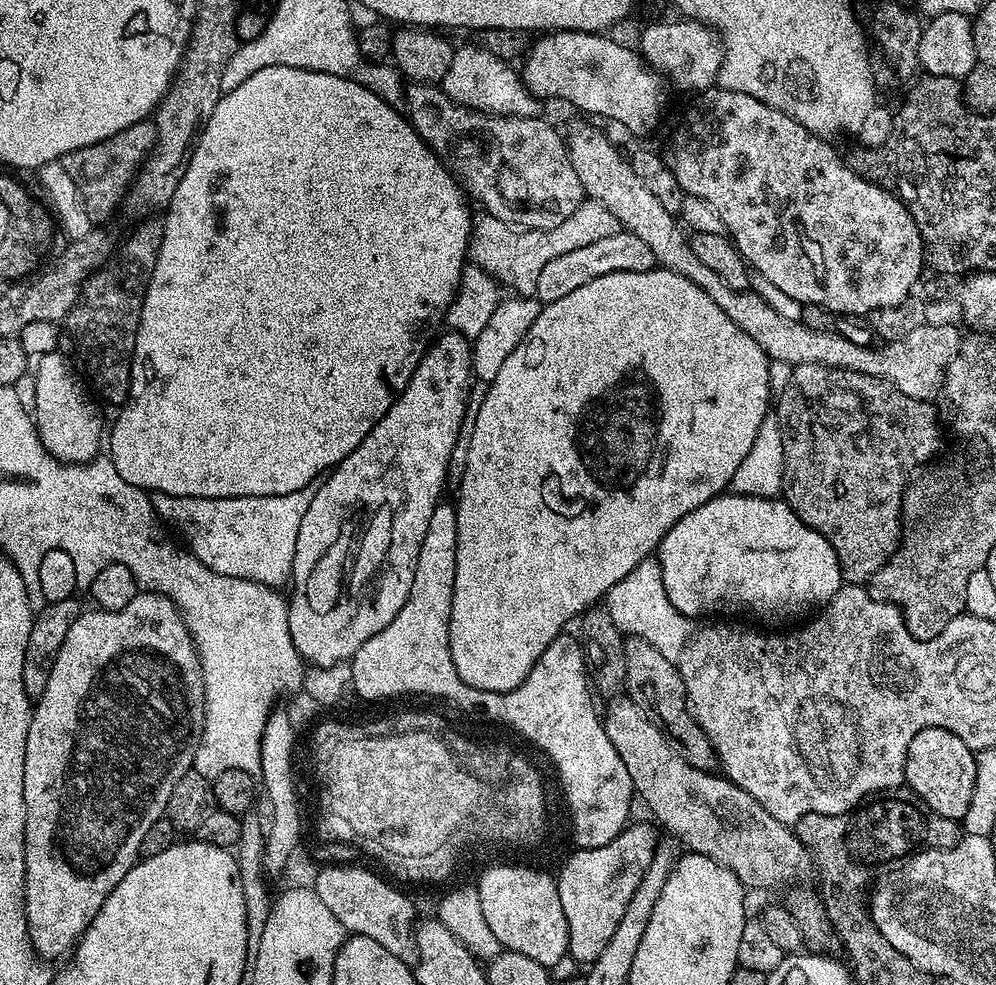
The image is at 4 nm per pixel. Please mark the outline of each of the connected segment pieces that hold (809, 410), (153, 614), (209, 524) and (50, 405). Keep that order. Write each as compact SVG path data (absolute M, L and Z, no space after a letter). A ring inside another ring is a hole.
M798 364L792 369L790 382L786 382L786 386L779 389L778 395L775 397L774 418L780 424L780 442L782 445L780 487L782 499L790 506L790 510L794 510L794 514L798 514L798 518L802 518L802 522L806 522L806 526L818 530L818 534L822 534L822 538L826 538L826 542L830 542L830 546L840 563L840 575L844 584L863 585L865 582L871 581L873 574L900 547L902 539L902 489L906 484L906 480L903 480L900 475L903 472L913 471L912 473L915 473L921 467L919 464L923 460L930 459L940 448L942 424L938 419L937 409L927 400L915 400L902 394L902 390L894 387L889 380L874 378L870 374L862 374L854 370L831 368L828 365Z
M140 590L130 606L122 606L122 610L91 611L81 611L74 626L66 630L66 642L62 650L58 650L58 658L54 658L54 670L50 670L50 682L46 682L46 690L42 690L42 694L35 701L30 730L26 734L26 766L22 774L22 794L26 802L24 909L28 934L32 937L32 949L45 962L53 962L60 955L63 957L71 953L80 935L88 929L90 922L94 922L98 910L102 910L102 902L110 898L110 890L114 890L114 886L118 886L118 882L122 882L122 878L126 878L129 870L138 863L146 830L150 830L150 826L154 826L154 822L161 820L167 813L170 794L174 791L178 778L192 771L194 754L198 750L198 742L204 729L202 666L190 630L180 617L180 611L174 606L174 602L158 592Z
M310 483L302 490L294 490L294 494L277 496L186 498L154 492L151 498L157 517L165 525L173 524L184 535L187 551L210 566L210 570L279 589L280 584L289 583L292 575L298 530L316 489L317 485Z
M60 350L47 352L35 361L36 381L34 398L30 404L34 409L40 440L46 446L48 453L66 464L86 464L101 451L102 441L106 436L106 420L104 424L99 410L96 409L97 401L86 387L77 365L75 363L72 365L62 352Z

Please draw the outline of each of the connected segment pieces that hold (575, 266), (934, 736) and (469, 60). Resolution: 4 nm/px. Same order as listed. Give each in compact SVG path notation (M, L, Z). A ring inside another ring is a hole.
M621 230L601 238L599 242L589 242L587 246L578 246L578 250L558 254L558 258L546 262L542 274L538 274L534 296L541 305L558 302L558 298L566 298L566 294L578 290L578 286L586 286L586 282L594 282L594 278L602 278L602 274L645 272L655 267L657 263L654 253L642 242L642 238L638 238L638 234Z
M941 728L918 730L914 742L906 750L904 784L911 788L930 810L942 814L942 818L963 821L966 810L970 810L970 798L974 798L976 785L976 757L958 734Z
M468 42L465 48L457 47L452 53L450 70L446 70L442 87L454 102L471 108L473 112L489 112L491 116L543 117L545 101L525 86L521 73L516 72L507 60L500 60L484 48Z

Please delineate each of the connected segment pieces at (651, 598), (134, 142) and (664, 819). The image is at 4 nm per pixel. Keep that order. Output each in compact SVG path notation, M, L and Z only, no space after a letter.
M652 558L634 566L634 570L630 570L630 574L622 578L622 582L618 582L608 591L606 607L610 618L614 618L614 622L625 637L646 638L650 646L662 650L662 654L669 657L684 651L694 631L693 621L678 610L674 610L664 589L660 565Z
M146 119L139 120L134 126L126 126L126 130L118 130L118 134L110 134L110 138L102 142L70 150L70 154L60 157L60 164L66 166L66 174L74 178L74 186L78 186L86 214L90 214L92 221L110 219L115 214L116 207L125 203L136 173L152 155L155 147L156 125L151 119Z
M624 694L611 697L608 709L603 709L602 723L606 738L618 750L618 758L626 765L630 773L635 795L644 799L644 804L653 812L655 823L673 836L673 841L681 840L688 852L697 852L714 862L718 862L726 870L730 870L740 879L745 889L752 888L784 888L789 887L788 880L797 876L797 881L804 882L808 871L813 871L814 861L808 847L796 836L795 831L784 821L774 818L770 810L766 810L746 790L742 790L735 782L715 771L690 766L680 756L680 749L675 748L670 741L650 722L650 718Z

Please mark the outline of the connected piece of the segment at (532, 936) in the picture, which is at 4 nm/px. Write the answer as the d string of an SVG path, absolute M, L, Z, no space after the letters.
M496 864L481 874L474 895L480 899L490 930L494 930L494 936L507 951L526 954L526 958L534 958L534 962L545 966L553 966L568 956L566 914L551 875L520 864Z

